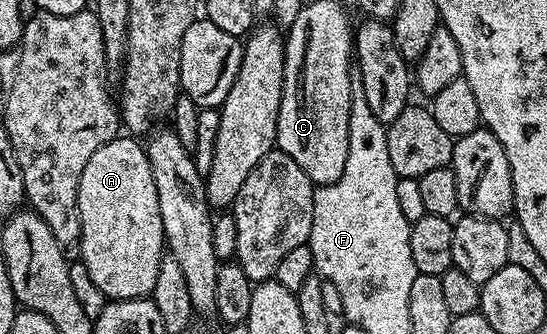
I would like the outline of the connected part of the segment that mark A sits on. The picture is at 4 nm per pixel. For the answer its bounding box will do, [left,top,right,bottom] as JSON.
[77,136,167,300]

